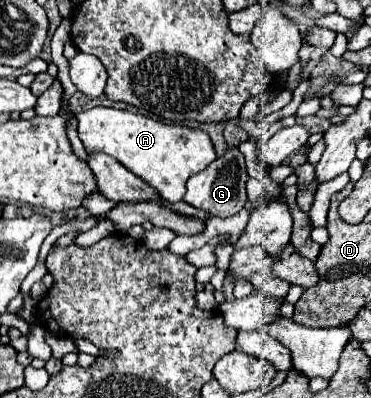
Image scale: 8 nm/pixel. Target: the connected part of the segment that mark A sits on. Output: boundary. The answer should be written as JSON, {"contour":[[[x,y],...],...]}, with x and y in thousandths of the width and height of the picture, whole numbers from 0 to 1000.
{"contour":[[[248,271],[205,286],[205,296],[210,342],[237,382],[286,377],[286,387],[307,392],[453,508],[485,508],[507,447],[544,432],[582,402],[566,342],[534,322],[442,312],[383,286],[313,271]]]}

